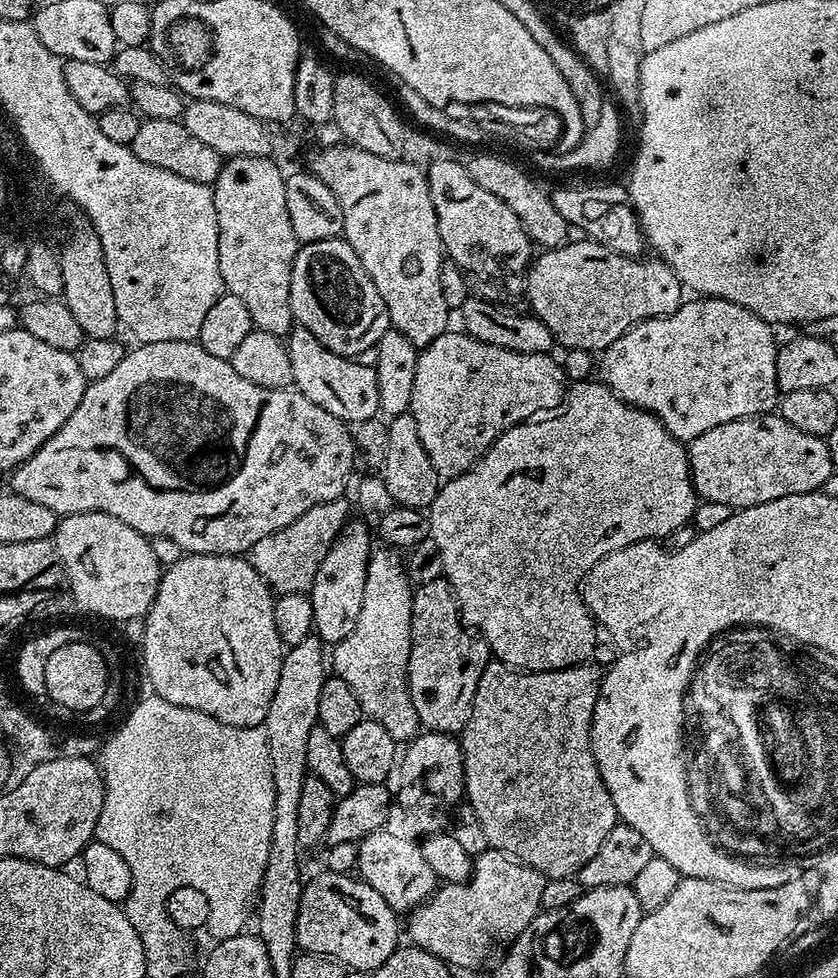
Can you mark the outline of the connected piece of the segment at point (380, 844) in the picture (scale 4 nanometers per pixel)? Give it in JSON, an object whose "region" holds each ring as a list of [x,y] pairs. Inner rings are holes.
{"region":[[[382,827],[359,841],[355,871],[359,879],[366,881],[374,890],[378,890],[378,894],[382,894],[382,898],[386,898],[386,906],[390,906],[397,914],[408,914],[419,908],[436,891],[438,881],[426,858],[422,858],[419,843],[407,835],[399,836],[396,832],[388,831],[387,827]]]}

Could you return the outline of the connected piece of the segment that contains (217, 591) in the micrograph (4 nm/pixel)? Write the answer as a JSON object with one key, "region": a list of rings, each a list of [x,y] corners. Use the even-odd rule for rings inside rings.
{"region":[[[214,554],[181,555],[172,564],[163,569],[158,586],[158,594],[154,602],[148,607],[148,614],[144,617],[144,672],[152,683],[151,691],[160,696],[166,702],[174,706],[182,706],[190,710],[198,710],[202,714],[210,714],[210,718],[218,718],[226,726],[238,726],[239,728],[259,728],[263,725],[266,712],[270,707],[270,700],[274,696],[279,676],[280,663],[285,655],[285,645],[278,638],[278,630],[274,630],[274,610],[272,601],[274,593],[264,579],[254,570],[252,563],[243,555],[239,556],[215,556]]]}

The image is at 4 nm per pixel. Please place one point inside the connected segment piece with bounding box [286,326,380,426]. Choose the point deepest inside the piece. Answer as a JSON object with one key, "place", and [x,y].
{"place":[341,385]}

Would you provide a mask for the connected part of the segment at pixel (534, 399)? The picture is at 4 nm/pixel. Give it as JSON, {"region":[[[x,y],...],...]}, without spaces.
{"region":[[[445,330],[441,336],[434,338],[434,342],[430,342],[424,348],[419,349],[418,366],[414,370],[414,398],[412,399],[410,409],[414,422],[418,425],[418,438],[422,438],[422,446],[426,446],[426,454],[430,454],[430,462],[434,462],[434,470],[442,478],[451,478],[462,474],[467,468],[473,468],[482,453],[484,453],[503,432],[510,430],[516,424],[522,424],[525,420],[531,420],[537,414],[544,414],[549,410],[559,409],[566,391],[566,377],[561,361],[559,359],[551,360],[553,357],[549,355],[549,353],[535,352],[534,354],[526,354],[525,352],[506,350],[502,346],[490,346],[486,342],[476,340],[463,330],[457,330],[457,332],[452,331],[453,330]]]}

